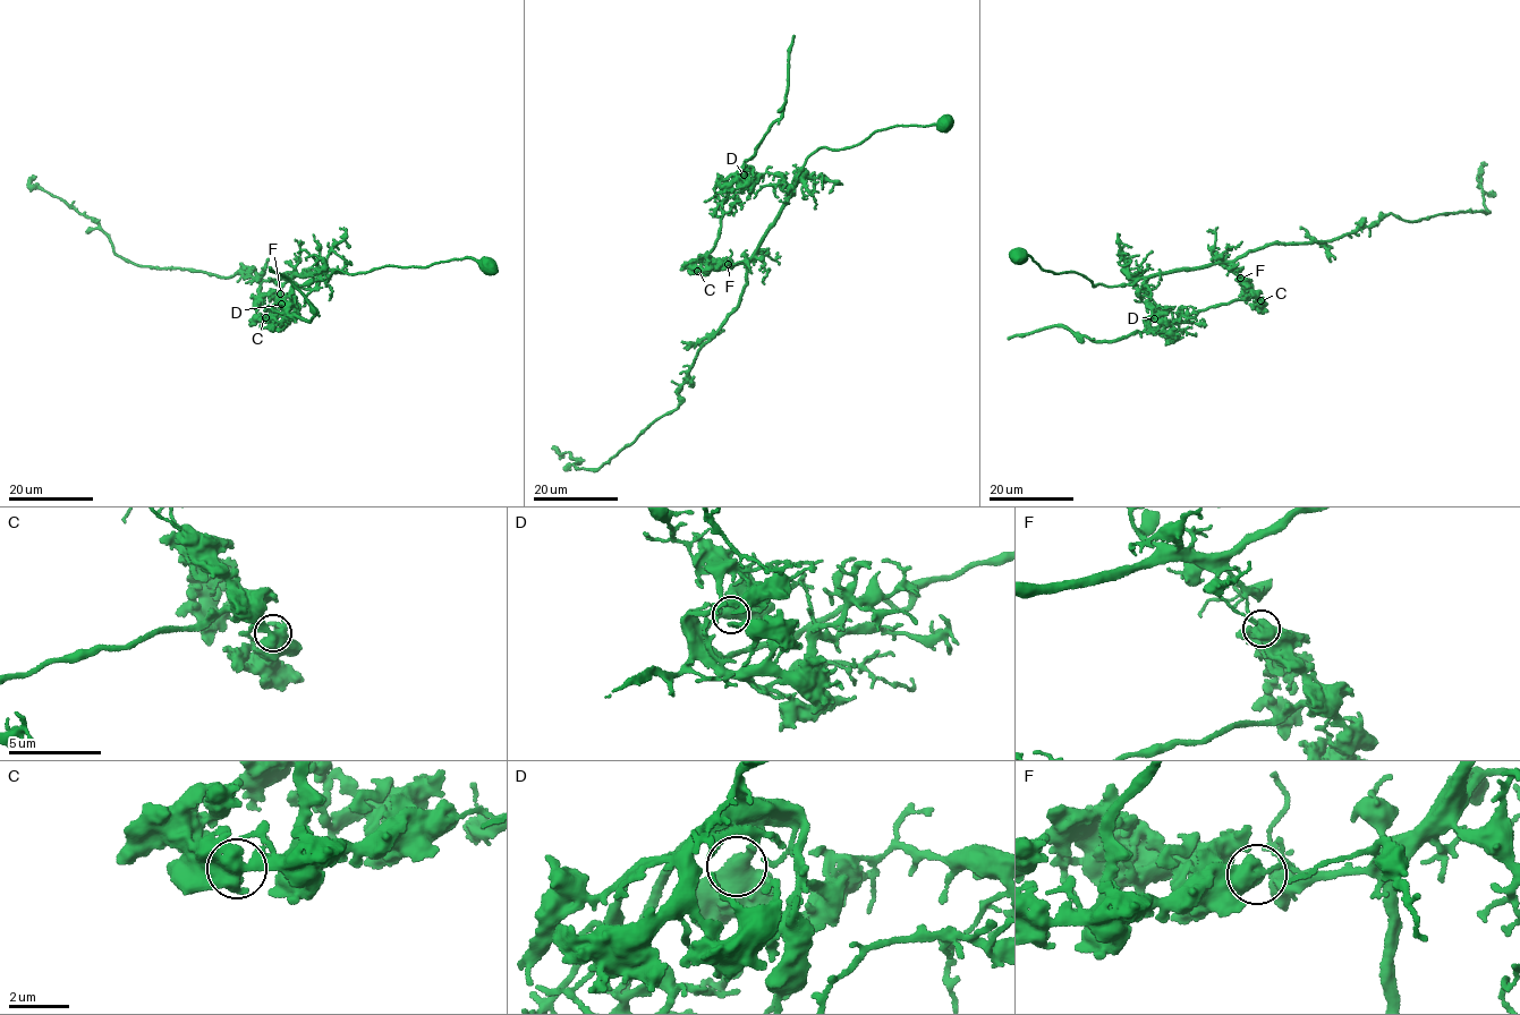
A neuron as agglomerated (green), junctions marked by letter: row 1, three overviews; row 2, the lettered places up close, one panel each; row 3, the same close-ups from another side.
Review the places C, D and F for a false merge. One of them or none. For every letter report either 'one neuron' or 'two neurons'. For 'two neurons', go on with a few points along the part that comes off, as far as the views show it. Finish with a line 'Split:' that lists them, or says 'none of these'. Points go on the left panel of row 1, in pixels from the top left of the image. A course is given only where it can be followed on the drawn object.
C: one neuron
D: one neuron
F: two neurons; course (280, 293), (266, 308), (274, 312), (264, 309), (314, 316), (270, 267)
Split: F

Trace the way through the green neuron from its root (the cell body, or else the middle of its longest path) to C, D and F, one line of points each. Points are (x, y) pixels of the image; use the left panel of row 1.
C: (485, 267), (468, 257), (355, 274), (338, 270), (329, 279), (320, 272), (297, 274), (265, 317)
D: (485, 267), (468, 257), (355, 274), (338, 270), (329, 279), (322, 274), (293, 288), (281, 304)
F: (485, 267), (468, 257), (355, 274), (338, 270), (329, 279), (320, 272), (297, 274), (280, 293)

